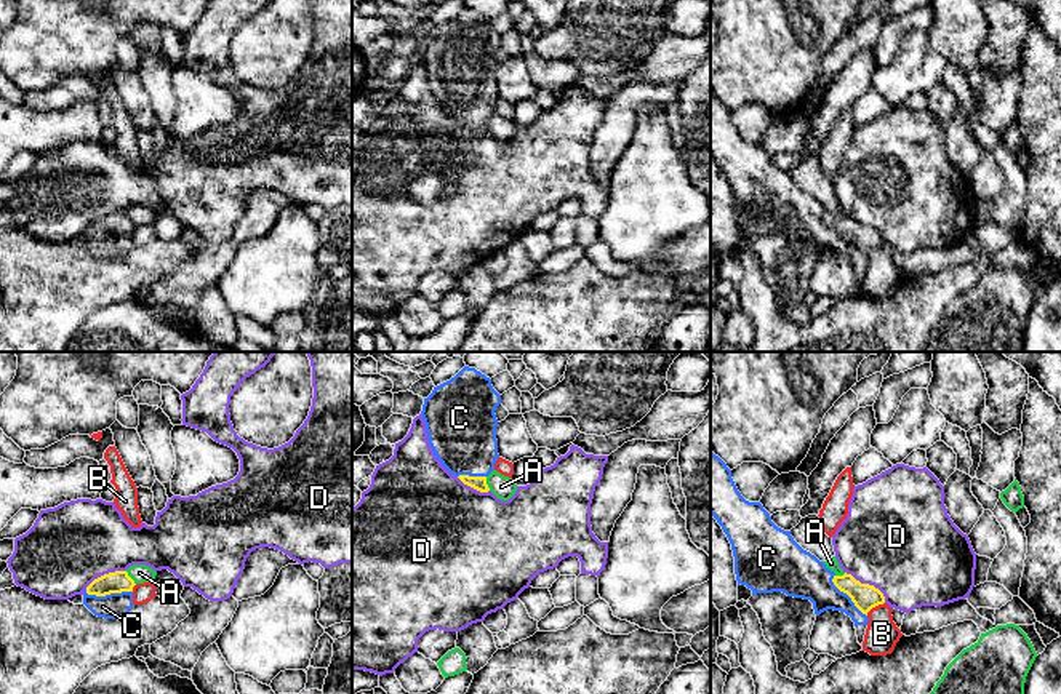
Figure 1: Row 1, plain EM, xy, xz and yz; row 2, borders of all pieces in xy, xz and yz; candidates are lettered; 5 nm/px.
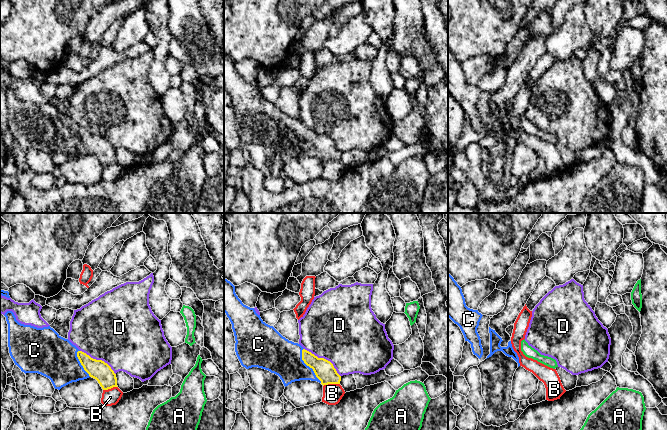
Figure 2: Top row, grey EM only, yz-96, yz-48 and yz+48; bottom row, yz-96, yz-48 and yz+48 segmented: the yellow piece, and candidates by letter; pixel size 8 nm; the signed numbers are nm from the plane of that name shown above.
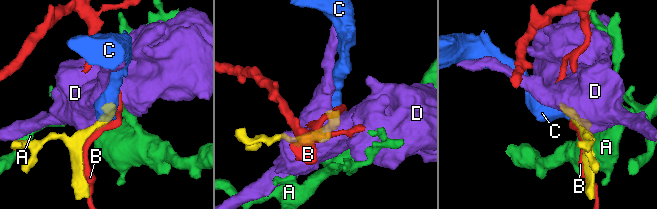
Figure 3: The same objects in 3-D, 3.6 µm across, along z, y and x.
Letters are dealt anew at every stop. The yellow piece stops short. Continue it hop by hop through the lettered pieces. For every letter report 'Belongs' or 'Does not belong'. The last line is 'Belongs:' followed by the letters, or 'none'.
A: Does not belong
B: Does not belong
C: Belongs
D: Does not belong
Belongs: C

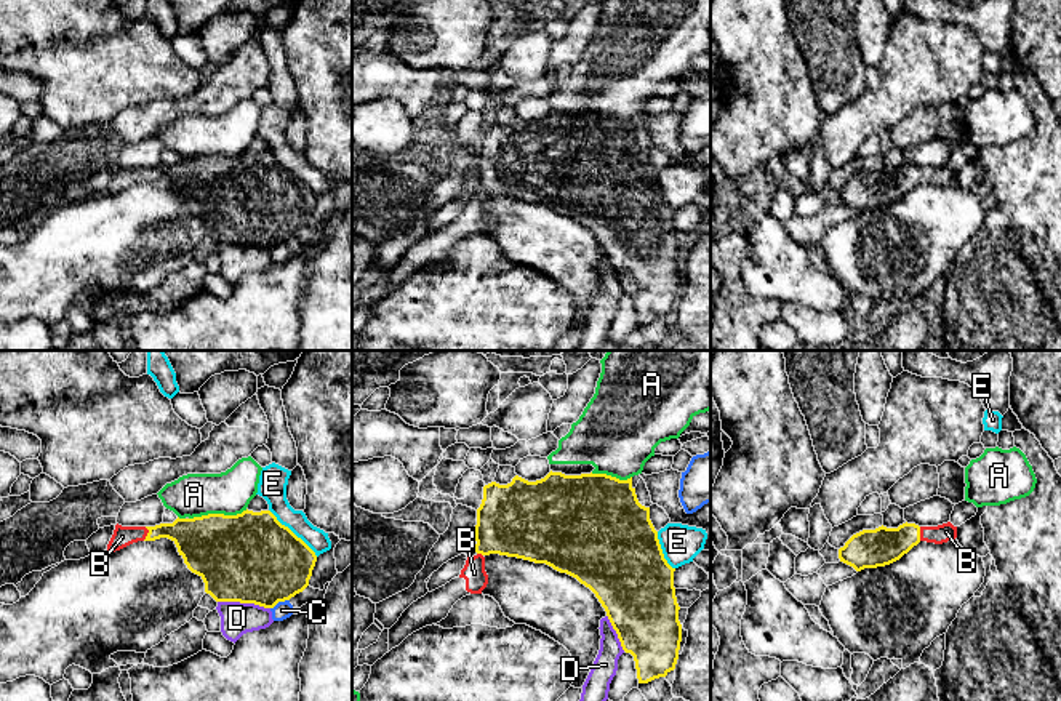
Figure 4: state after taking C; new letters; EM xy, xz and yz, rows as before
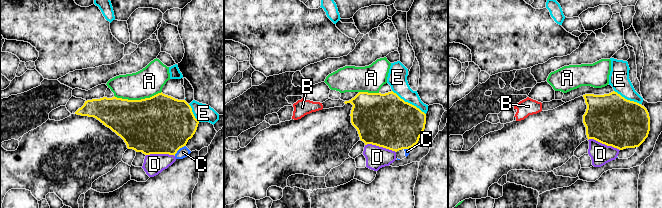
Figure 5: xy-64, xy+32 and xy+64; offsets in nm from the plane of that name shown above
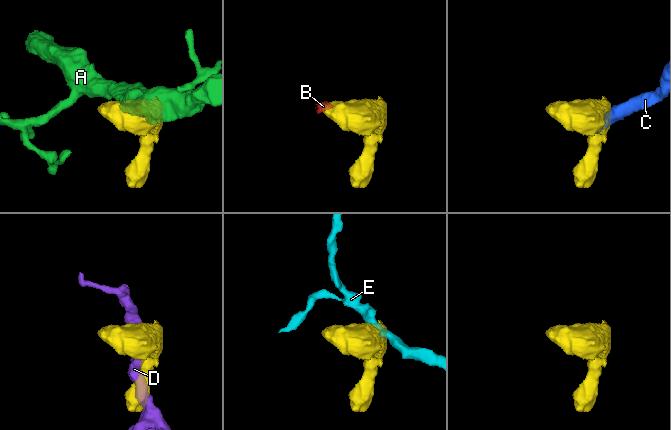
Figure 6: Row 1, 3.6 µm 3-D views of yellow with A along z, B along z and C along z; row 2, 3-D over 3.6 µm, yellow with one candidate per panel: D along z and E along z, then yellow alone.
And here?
A: Does not belong
B: Belongs
C: Does not belong
D: Does not belong
E: Does not belong
Belongs: B

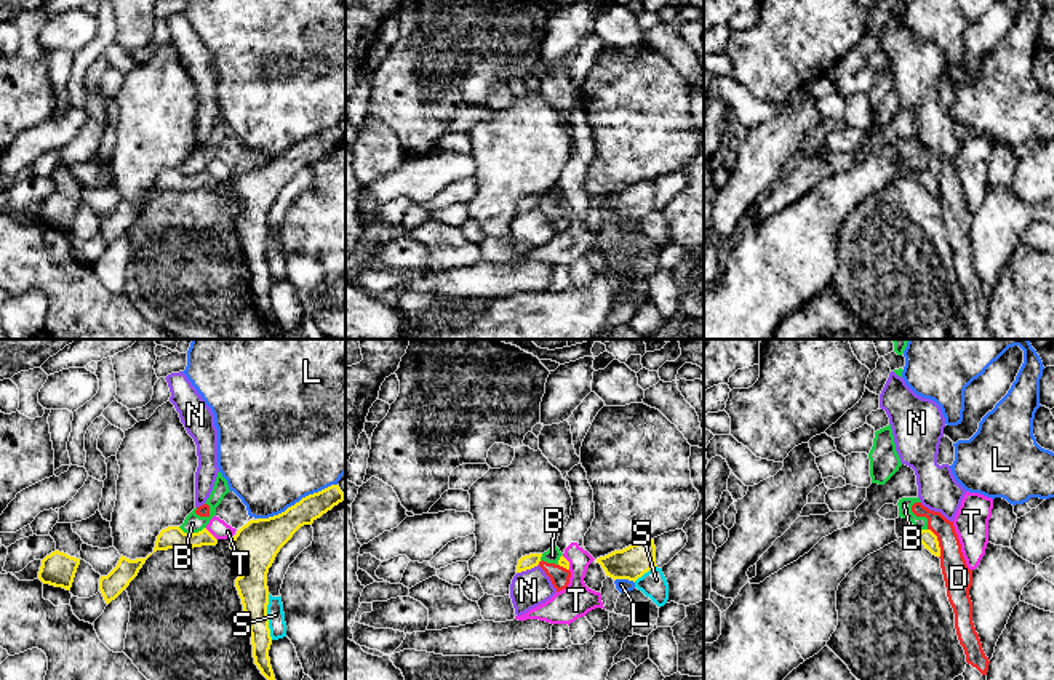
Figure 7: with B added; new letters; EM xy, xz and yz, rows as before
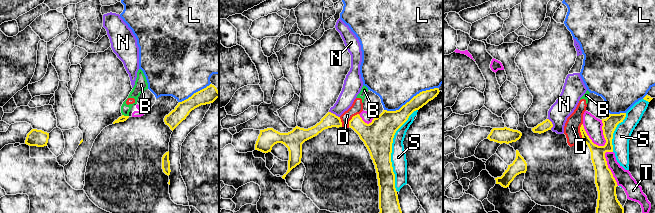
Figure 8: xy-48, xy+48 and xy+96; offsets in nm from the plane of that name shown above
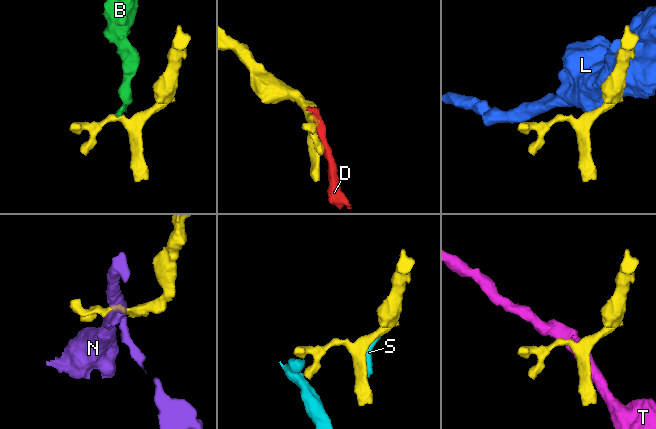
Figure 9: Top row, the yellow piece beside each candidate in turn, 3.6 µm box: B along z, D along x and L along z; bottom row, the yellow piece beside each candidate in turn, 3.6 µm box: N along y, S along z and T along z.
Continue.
B: Does not belong
D: Does not belong
L: Does not belong
N: Does not belong
S: Does not belong
T: Does not belong
Belongs: none

